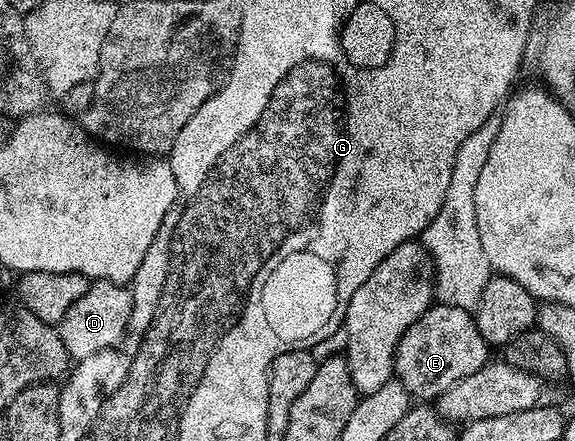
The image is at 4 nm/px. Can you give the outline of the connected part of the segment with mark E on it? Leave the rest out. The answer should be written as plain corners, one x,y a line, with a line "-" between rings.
436,303
428,308
425,314
421,314
421,318
417,318
417,322
413,322
413,326
409,326
409,330
405,330
405,334
399,339
399,345
395,348
393,376
405,386
405,390
410,392
412,397
431,402
442,392
449,390
449,386
461,382
461,378
469,378
469,374
477,374
477,370
485,367
489,363
487,351
487,339
481,334
481,330
477,330
475,317
468,309

